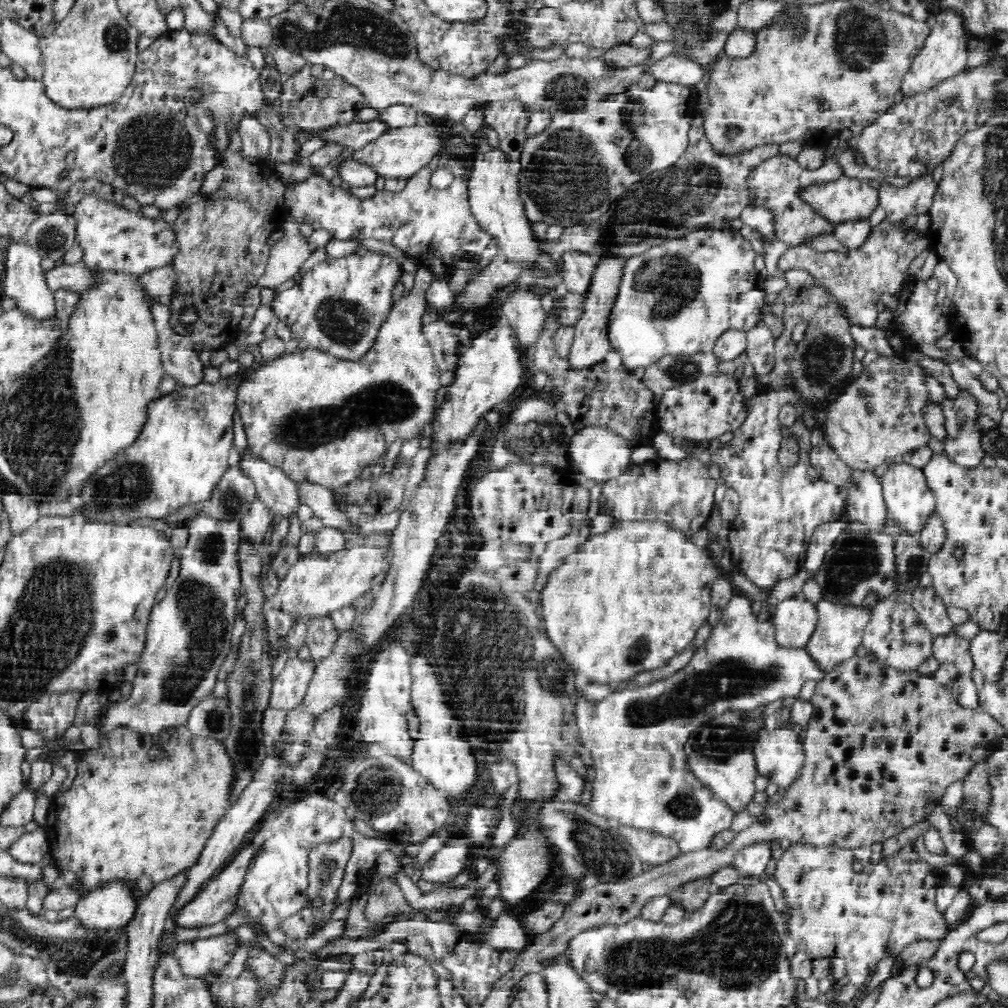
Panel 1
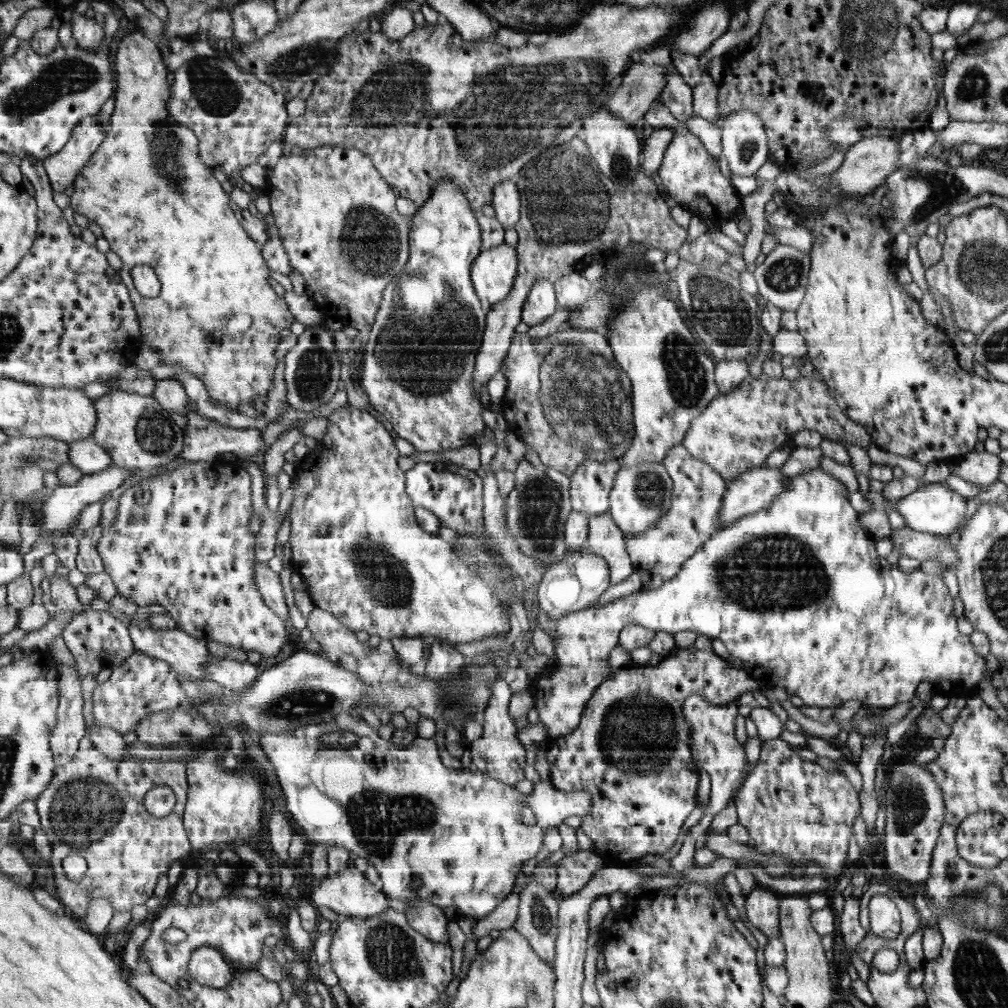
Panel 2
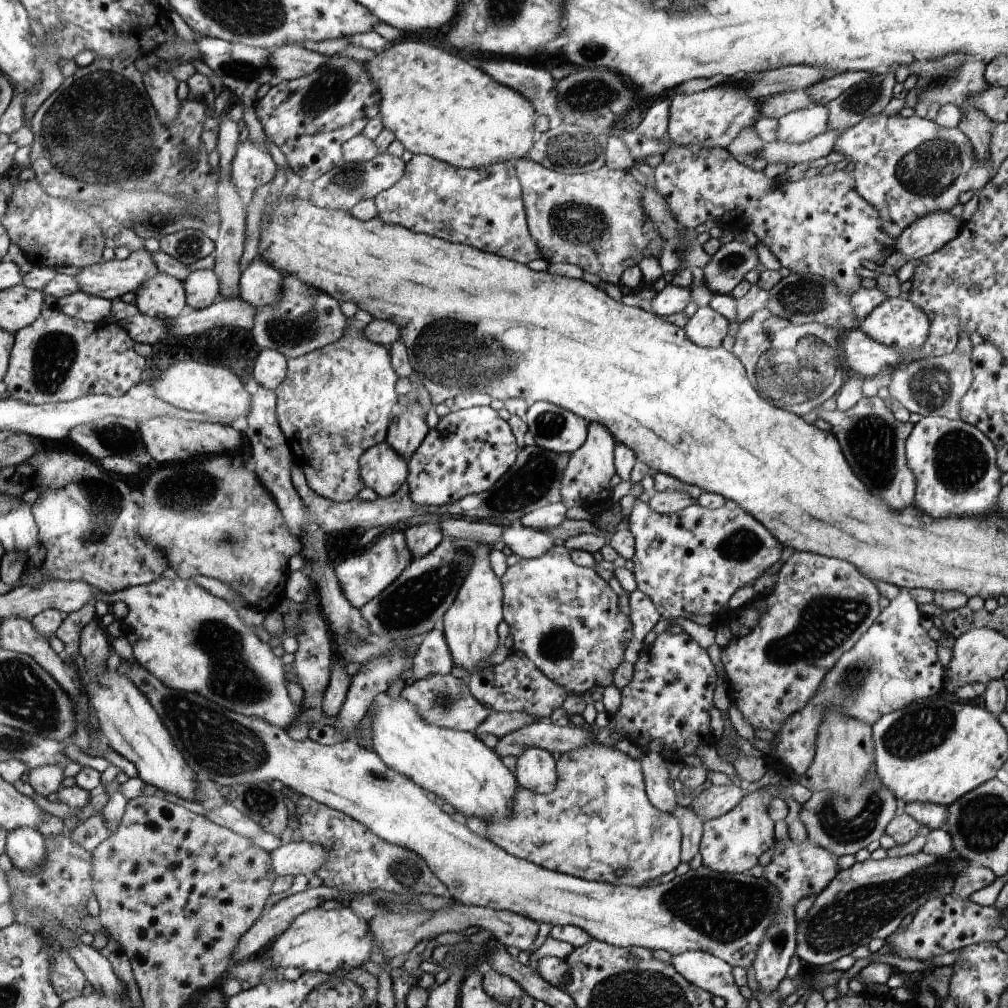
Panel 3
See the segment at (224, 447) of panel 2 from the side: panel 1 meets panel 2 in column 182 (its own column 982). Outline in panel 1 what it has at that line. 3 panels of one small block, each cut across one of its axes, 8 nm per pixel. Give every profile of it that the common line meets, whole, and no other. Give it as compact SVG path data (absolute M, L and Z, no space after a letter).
M942 400L946 414L944 454L956 466L974 470L982 464L984 452L980 448L980 432L974 424L976 402L974 400Z

